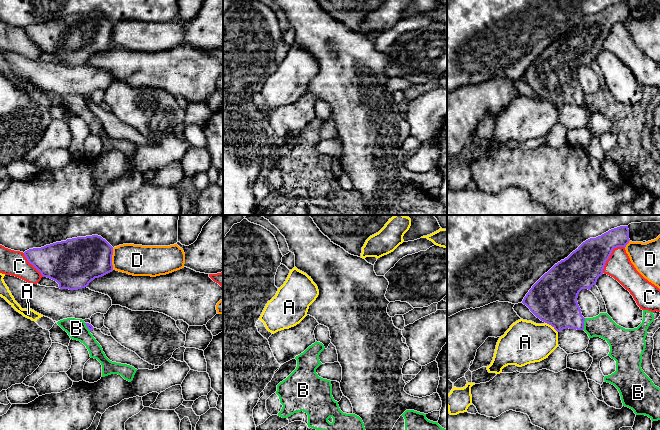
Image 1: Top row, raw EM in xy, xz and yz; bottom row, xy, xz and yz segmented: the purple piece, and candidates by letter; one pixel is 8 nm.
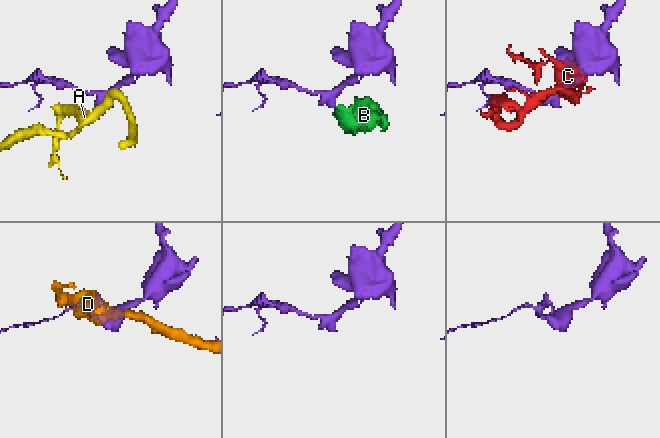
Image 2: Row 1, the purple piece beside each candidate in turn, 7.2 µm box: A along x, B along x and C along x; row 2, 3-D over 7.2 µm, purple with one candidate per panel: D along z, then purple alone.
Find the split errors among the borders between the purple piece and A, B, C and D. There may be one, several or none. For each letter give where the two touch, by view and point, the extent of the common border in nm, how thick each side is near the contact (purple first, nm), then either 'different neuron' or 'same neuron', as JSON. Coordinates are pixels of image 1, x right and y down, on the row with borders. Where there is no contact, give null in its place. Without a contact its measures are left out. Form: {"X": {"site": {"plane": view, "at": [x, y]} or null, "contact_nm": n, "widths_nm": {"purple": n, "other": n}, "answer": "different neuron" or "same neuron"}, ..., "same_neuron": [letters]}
{"A": {"site": {"plane": "yz", "at": [551, 325]}, "contact_nm": 130, "widths_nm": {"purple": 380, "other": 340}, "answer": "different neuron"}, "B": {"site": {"plane": "yz", "at": [583, 324]}, "contact_nm": 100, "widths_nm": {"purple": 320, "other": 180}, "answer": "different neuron"}, "C": {"site": {"plane": "yz", "at": [609, 256]}, "contact_nm": 280, "widths_nm": {"purple": 300, "other": 200}, "answer": "different neuron"}, "D": {"site": {"plane": "xy", "at": [111, 259]}, "contact_nm": 180, "widths_nm": {"purple": 380, "other": 260}, "answer": "different neuron"}, "same_neuron": []}

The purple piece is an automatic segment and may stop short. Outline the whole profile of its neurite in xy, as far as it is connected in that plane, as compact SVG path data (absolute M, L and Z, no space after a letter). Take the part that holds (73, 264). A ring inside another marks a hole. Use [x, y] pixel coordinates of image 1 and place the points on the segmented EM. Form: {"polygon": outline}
{"polygon": "M98 235L67 239L41 248L29 249L24 255L43 277L56 281L60 289L85 288L95 278L113 271L113 247Z"}

